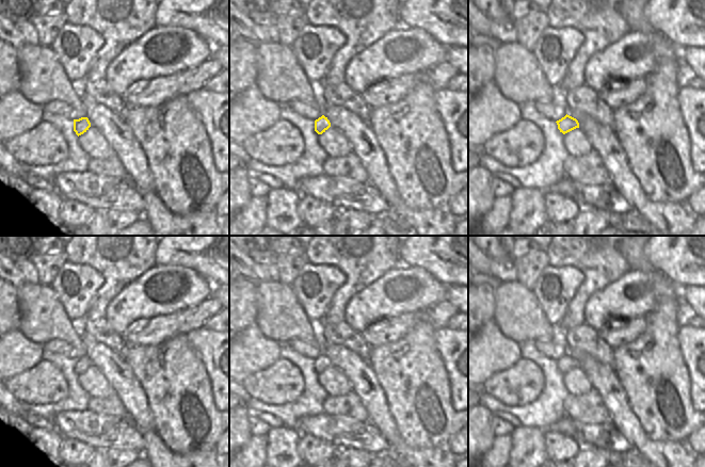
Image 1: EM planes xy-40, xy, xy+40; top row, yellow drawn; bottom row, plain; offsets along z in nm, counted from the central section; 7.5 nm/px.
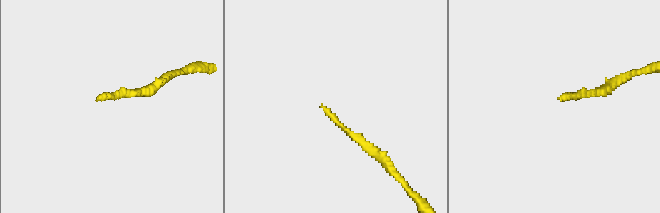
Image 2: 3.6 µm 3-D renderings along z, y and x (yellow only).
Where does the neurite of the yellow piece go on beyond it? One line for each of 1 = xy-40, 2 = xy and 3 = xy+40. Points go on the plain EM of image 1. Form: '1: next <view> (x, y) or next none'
1: next none
2: next none
3: next none

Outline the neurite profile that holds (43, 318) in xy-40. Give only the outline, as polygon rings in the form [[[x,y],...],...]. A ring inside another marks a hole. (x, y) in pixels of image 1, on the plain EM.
[[[25,281],[18,288],[18,306],[20,332],[27,339],[41,345],[60,339],[76,351],[76,358],[86,356],[80,337],[50,286]]]

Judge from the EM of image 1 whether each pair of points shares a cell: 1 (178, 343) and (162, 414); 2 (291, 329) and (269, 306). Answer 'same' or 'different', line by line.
1: same
2: same

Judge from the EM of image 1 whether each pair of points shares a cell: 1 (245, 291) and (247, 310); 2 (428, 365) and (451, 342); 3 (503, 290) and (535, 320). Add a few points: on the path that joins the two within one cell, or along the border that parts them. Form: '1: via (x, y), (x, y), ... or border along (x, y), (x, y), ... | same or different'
1: via (245, 295), (245, 306) | same
2: border along (434, 329), (435, 348), (449, 377) | different
3: via (511, 298), (528, 315) | same

